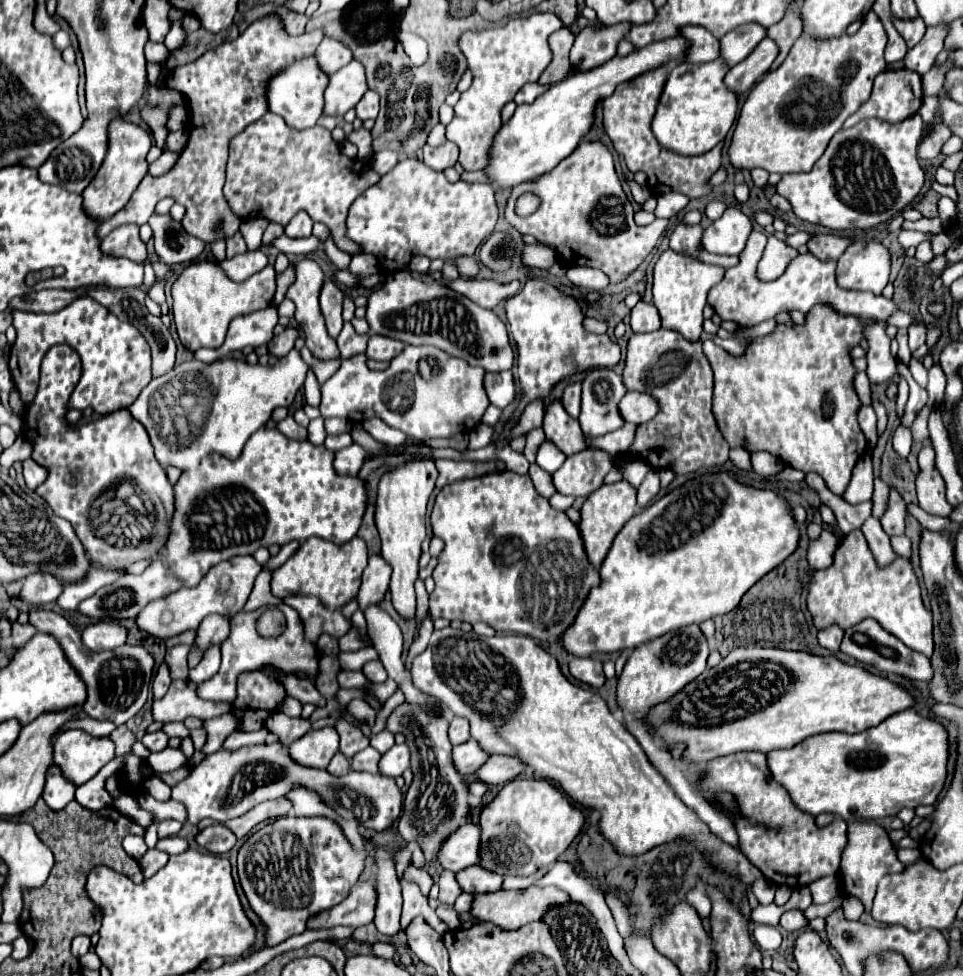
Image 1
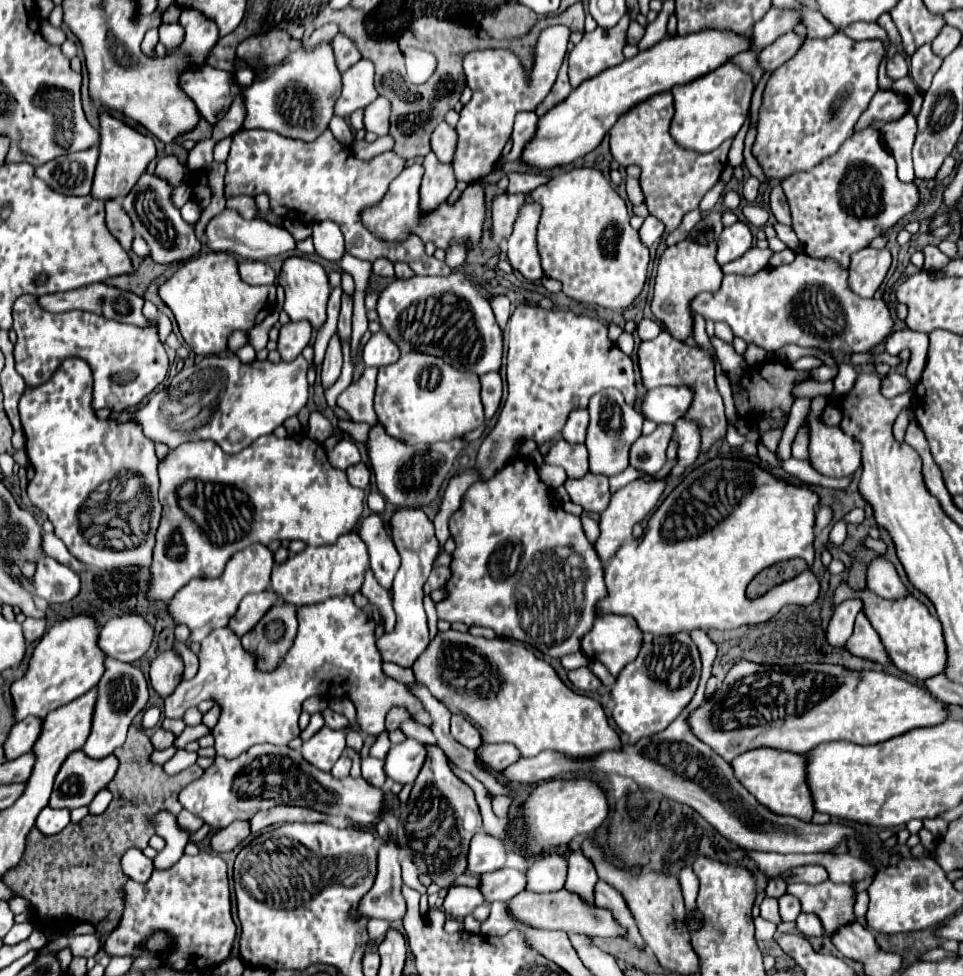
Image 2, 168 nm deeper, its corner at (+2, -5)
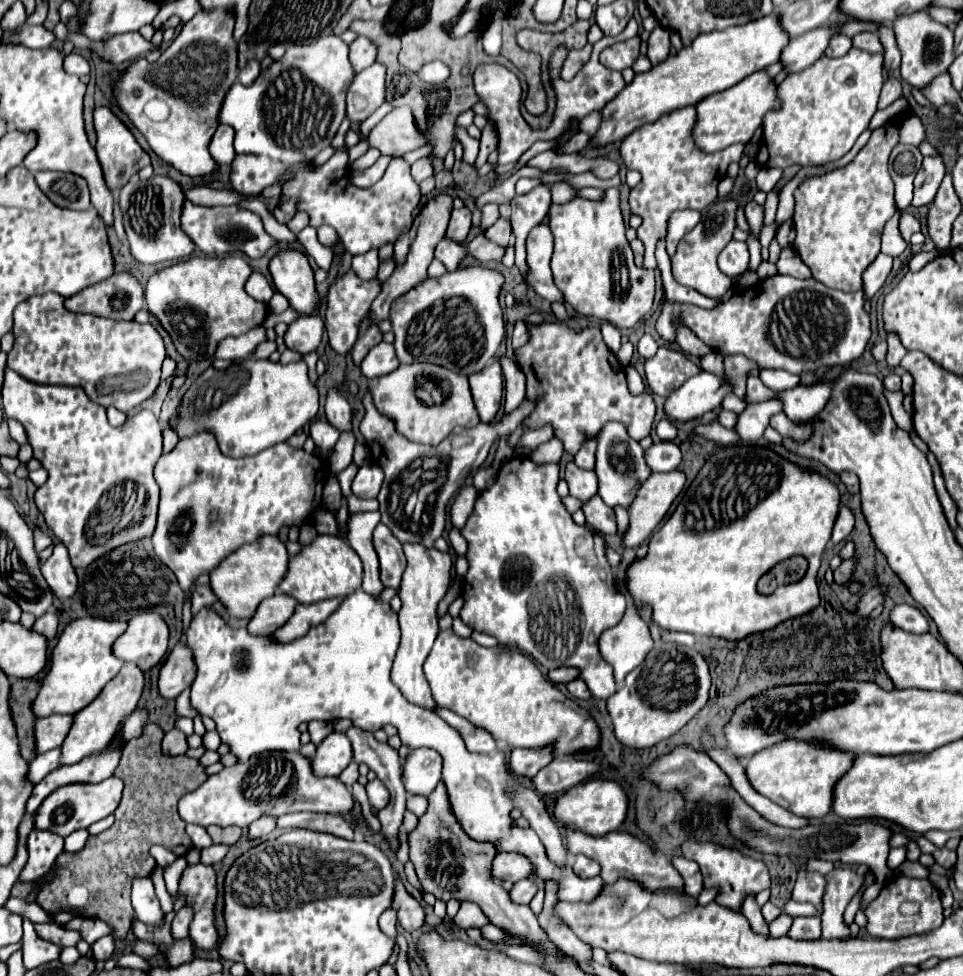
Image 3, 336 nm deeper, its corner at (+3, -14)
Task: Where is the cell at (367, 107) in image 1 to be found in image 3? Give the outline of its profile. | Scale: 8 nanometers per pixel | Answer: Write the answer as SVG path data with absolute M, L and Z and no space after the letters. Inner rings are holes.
M396 107L370 131L368 143L382 155L396 159L430 143L430 139L416 127L416 119L408 107Z

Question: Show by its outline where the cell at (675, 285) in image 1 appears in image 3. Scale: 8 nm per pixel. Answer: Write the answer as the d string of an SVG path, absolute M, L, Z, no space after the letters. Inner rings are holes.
M722 199L702 211L700 223L688 235L684 235L684 239L680 241L680 245L676 249L676 255L672 257L672 273L678 283L692 287L692 289L704 293L706 297L718 297L718 299L730 291L732 279L728 279L718 269L716 259L718 259L720 251L732 241L732 233L736 229L736 207L738 205L734 199Z

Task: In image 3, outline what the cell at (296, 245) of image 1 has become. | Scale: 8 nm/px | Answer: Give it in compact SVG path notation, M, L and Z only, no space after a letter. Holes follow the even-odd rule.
M184 201L182 205L182 215L180 215L180 225L186 235L196 243L200 251L206 255L224 255L224 253L236 253L242 251L248 257L260 257L264 255L270 247L274 247L274 239L264 231L262 221L256 213L248 209L238 209L238 207L204 207L196 205L192 201Z

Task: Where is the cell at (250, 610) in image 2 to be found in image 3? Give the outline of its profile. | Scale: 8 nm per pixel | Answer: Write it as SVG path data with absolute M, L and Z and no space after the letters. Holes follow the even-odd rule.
M276 593L264 603L260 603L256 615L248 623L248 631L254 635L270 635L272 631L280 629L288 623L288 619L294 615L298 601L286 593Z

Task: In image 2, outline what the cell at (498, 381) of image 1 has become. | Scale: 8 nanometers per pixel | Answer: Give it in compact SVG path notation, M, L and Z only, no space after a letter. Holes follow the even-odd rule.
M489 372L489 374L481 376L481 400L485 406L485 420L491 420L493 414L501 406L501 396L503 396L501 386L503 384L501 384L499 372Z

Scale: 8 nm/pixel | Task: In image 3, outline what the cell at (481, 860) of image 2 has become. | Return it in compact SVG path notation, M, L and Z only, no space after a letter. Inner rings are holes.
M504 853L504 855L496 855L492 863L492 875L498 881L518 883L522 879L528 879L530 875L536 875L536 871L528 857L520 853Z

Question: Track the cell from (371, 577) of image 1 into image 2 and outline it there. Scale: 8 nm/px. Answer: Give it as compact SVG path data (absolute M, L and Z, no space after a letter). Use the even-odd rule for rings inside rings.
M377 514L367 516L359 524L359 536L367 544L369 558L371 558L371 570L375 580L385 588L391 590L397 566L399 566L399 554L393 546L393 540L389 536L389 530L381 522Z

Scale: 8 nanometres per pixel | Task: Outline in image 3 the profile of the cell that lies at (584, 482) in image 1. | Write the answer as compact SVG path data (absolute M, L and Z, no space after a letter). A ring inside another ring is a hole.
M596 495L596 499L584 503L582 509L584 509L584 515L586 515L586 523L592 525L596 531L606 533L606 535L614 535L616 533L616 515L600 499L600 495Z

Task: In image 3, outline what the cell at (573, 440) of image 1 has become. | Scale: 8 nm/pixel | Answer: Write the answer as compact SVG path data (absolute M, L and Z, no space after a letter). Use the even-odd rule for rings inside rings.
M568 463L564 479L570 487L570 495L580 499L582 503L590 501L598 493L598 479L596 479L594 471L584 471L584 469L576 467L574 463Z

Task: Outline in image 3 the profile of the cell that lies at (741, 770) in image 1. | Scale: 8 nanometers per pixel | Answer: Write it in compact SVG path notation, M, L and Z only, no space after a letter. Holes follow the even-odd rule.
M782 739L780 743L758 751L752 755L746 775L750 785L776 805L792 811L798 817L824 817L830 813L834 803L834 785L842 779L854 763L852 753L834 749L830 745L800 741L800 739Z

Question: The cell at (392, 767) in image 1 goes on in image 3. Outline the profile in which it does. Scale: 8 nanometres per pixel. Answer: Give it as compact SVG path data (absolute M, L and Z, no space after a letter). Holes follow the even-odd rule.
M412 749L404 759L404 787L410 795L430 795L442 779L442 757L434 749Z

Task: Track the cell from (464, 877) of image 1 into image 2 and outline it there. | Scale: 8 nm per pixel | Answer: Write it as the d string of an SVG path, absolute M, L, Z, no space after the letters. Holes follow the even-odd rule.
M501 868L487 872L479 880L479 890L487 904L491 902L509 902L521 890L525 890L525 874L513 868Z

